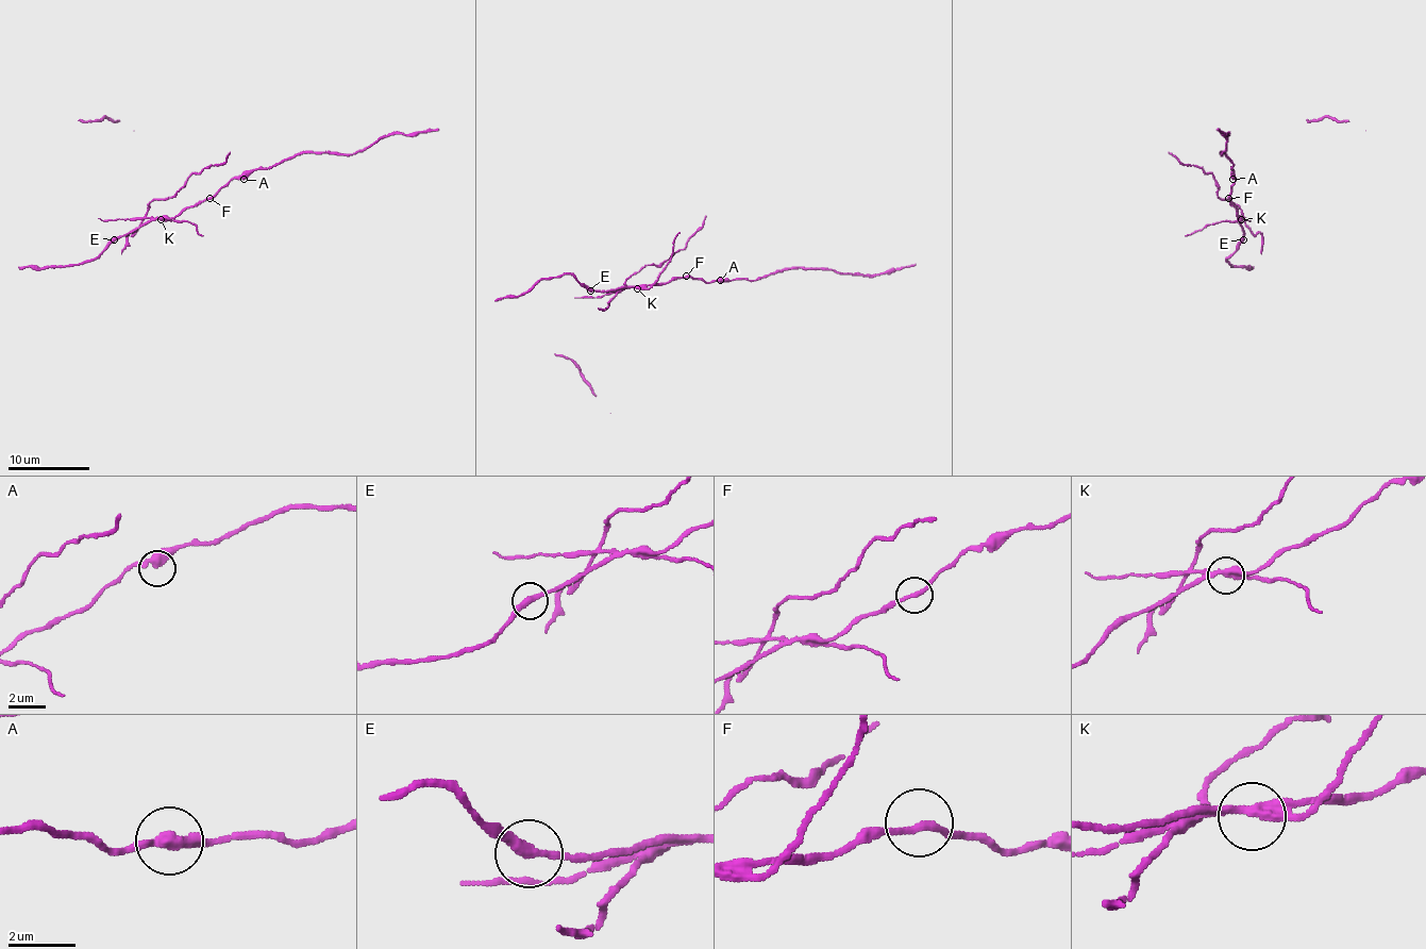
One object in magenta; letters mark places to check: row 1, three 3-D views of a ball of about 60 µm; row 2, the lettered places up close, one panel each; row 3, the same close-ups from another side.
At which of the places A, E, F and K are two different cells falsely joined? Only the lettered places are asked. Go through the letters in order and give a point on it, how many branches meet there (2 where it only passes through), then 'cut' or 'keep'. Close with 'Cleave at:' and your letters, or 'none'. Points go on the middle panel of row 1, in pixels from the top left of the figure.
A: at (720, 280); 2 branches meet; keep
E: at (590, 290); 2 branches meet; keep
F: at (686, 276); 2 branches meet; keep
K: at (637, 288); 3 branches meet; cut
Cleave at: K

